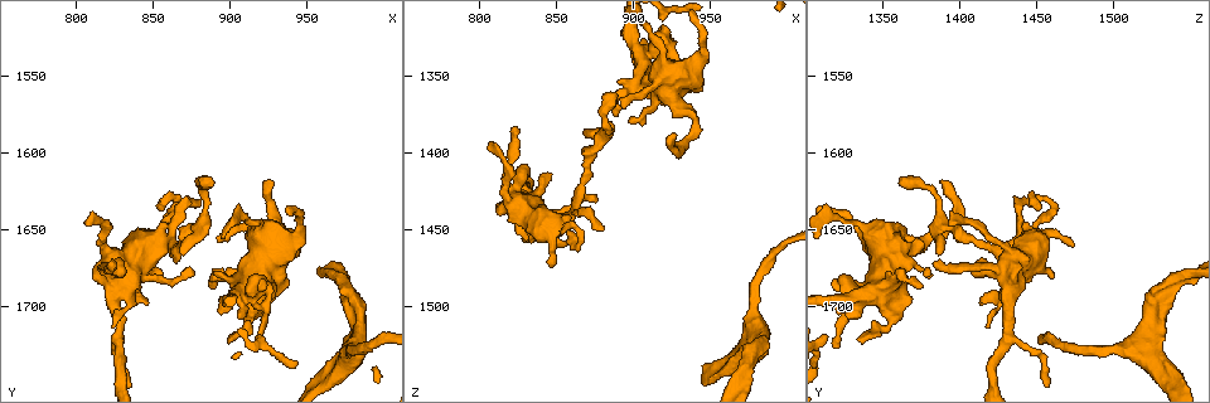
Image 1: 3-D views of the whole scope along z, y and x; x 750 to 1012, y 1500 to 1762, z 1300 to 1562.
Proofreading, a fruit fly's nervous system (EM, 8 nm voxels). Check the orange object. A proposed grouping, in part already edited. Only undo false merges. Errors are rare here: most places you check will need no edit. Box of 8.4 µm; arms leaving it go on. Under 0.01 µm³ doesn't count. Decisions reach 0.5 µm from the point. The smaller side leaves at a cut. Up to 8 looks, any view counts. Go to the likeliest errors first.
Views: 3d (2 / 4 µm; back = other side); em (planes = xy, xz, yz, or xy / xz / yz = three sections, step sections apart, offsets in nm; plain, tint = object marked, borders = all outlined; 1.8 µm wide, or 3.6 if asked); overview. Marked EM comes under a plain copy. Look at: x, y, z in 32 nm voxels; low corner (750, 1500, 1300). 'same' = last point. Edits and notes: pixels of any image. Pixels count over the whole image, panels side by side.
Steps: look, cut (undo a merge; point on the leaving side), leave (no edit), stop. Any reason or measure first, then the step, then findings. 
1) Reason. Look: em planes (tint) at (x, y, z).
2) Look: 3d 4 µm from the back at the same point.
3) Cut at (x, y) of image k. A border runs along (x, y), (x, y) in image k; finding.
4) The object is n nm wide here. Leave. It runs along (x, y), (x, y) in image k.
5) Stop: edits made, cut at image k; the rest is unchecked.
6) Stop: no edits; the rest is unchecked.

Look: 3d 4 µm at (926, 1692, 1328).

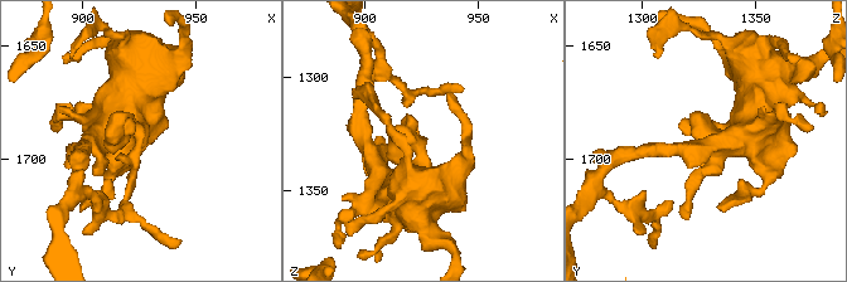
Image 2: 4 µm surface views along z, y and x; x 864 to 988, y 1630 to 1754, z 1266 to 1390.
Look: em xy step 4 (tint) at (924, 1693, 1330).

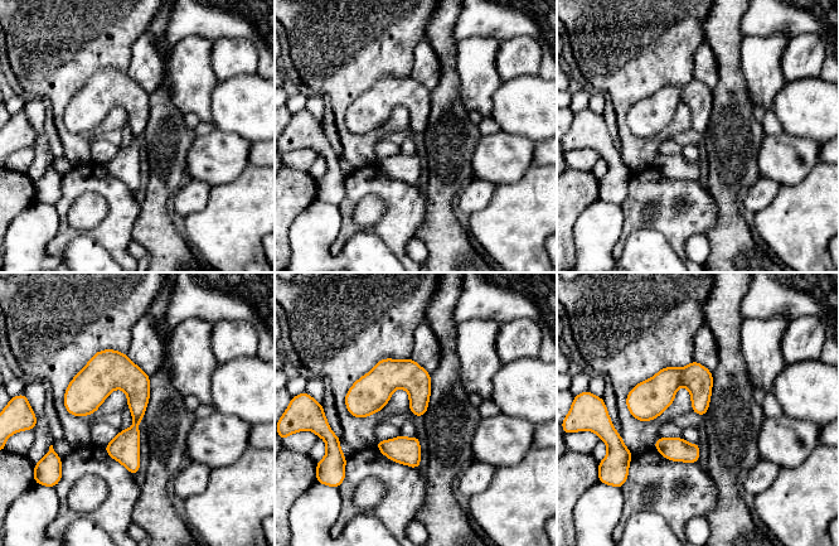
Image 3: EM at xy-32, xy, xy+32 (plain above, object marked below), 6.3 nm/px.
The object is 140 nm wide here. Leave. One neuron here.

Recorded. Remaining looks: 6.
Calibre changes. Look: 3d 2 µm at (966, 1750, 1534).

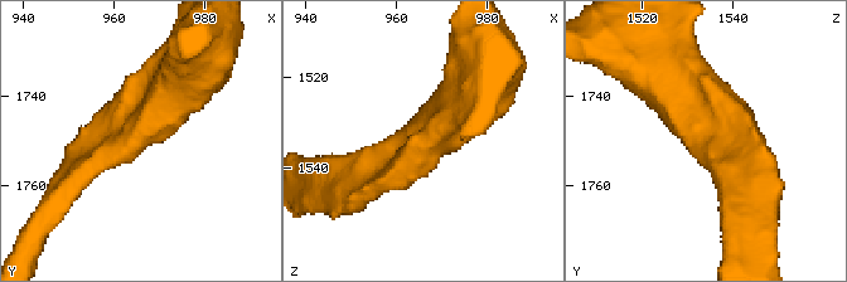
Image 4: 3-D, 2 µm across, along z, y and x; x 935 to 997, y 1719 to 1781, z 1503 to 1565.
Look: em planes (tint) at (966, 1748, 1535).

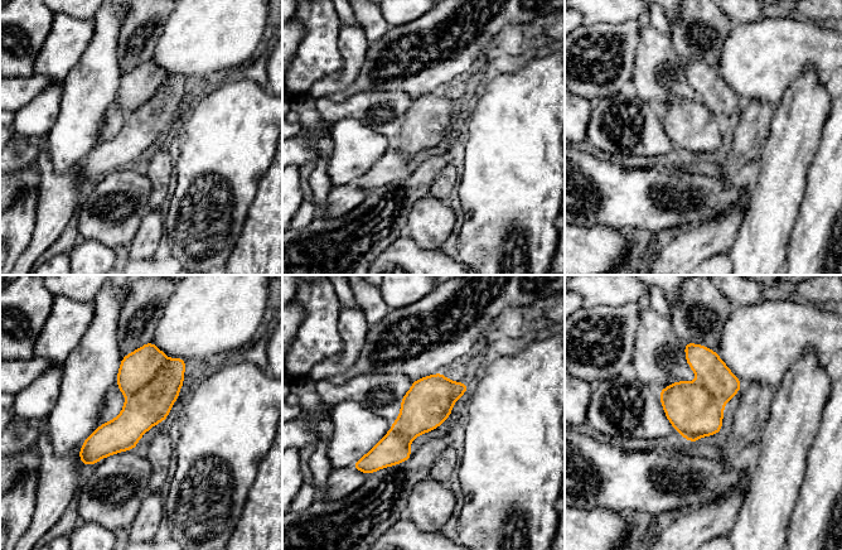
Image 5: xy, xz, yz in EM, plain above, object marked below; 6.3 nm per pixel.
The object is 300 nm wide here. Leave. It runs along (464, 386), (443, 392), (366, 464) in image 5; continuous, no second neuron.

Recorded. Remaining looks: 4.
Abrupt turn. Look: 3d 4 µm at (934, 1660, 1374).

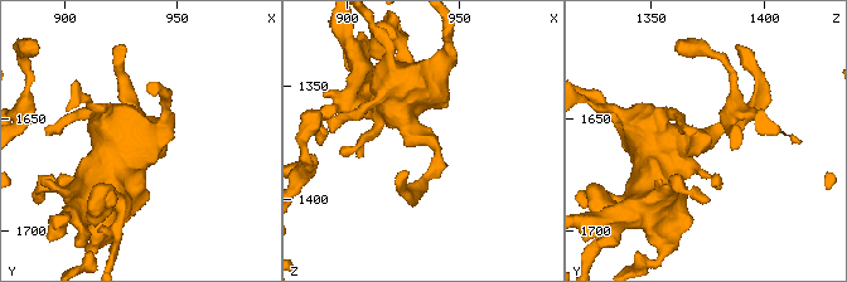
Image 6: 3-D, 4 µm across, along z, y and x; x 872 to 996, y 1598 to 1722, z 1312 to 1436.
The arms are 170, 700 nm wide; now the EM. Look: em 3.6 µm planes (tint) at (933, 1660, 1372).

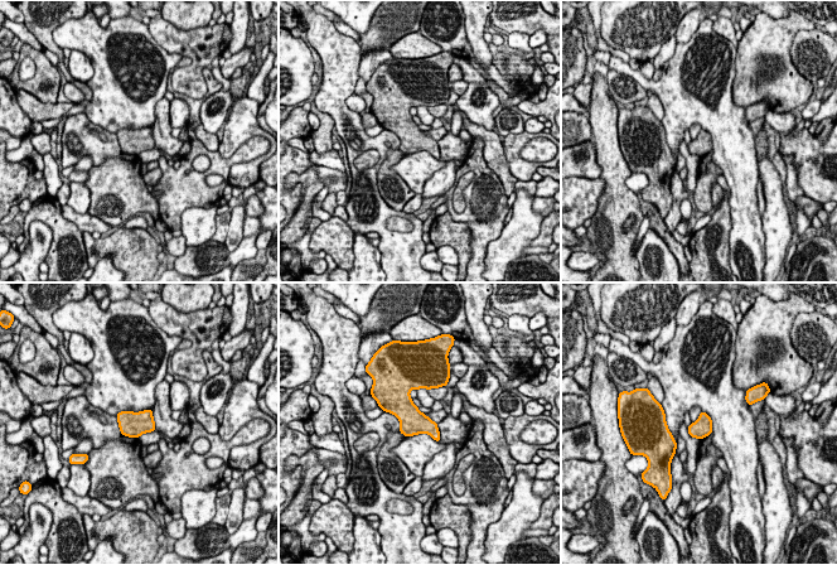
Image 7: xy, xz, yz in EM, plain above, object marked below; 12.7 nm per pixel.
Leave. All the same neuron.

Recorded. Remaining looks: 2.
Stop: no edits; the rest is unchecked.

